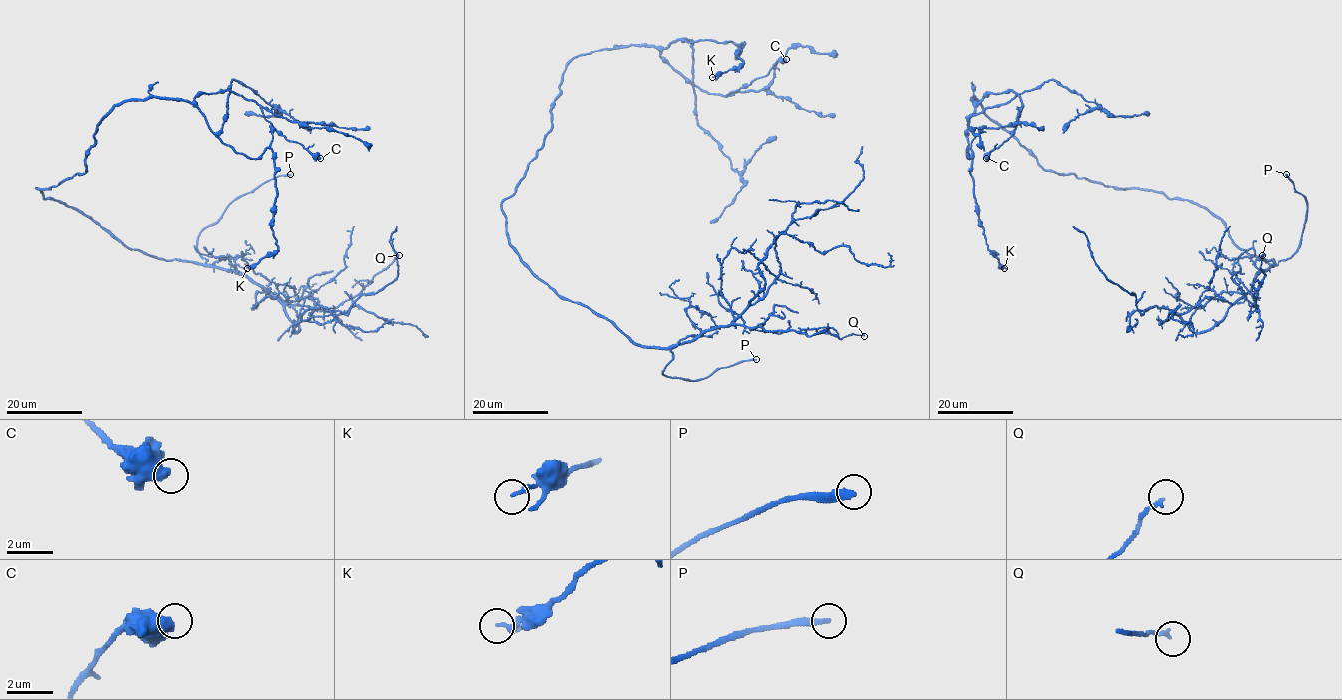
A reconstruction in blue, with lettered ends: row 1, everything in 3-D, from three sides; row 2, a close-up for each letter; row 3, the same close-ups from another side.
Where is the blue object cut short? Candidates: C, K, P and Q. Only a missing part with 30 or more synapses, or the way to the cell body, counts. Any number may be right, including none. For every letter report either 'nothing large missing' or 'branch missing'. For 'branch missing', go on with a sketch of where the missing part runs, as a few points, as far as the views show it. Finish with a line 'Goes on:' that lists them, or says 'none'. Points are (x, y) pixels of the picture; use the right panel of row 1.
C: nothing large missing
K: nothing large missing
P: branch missing
Q: nothing large missing
Goes on: P

